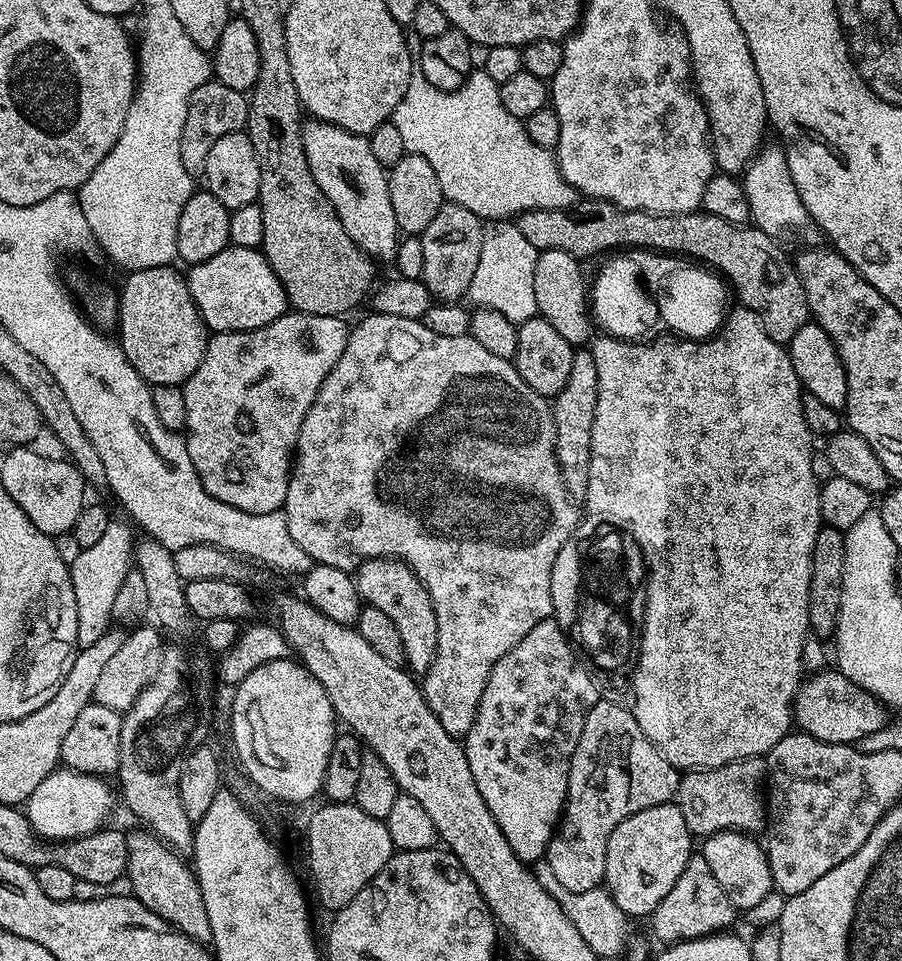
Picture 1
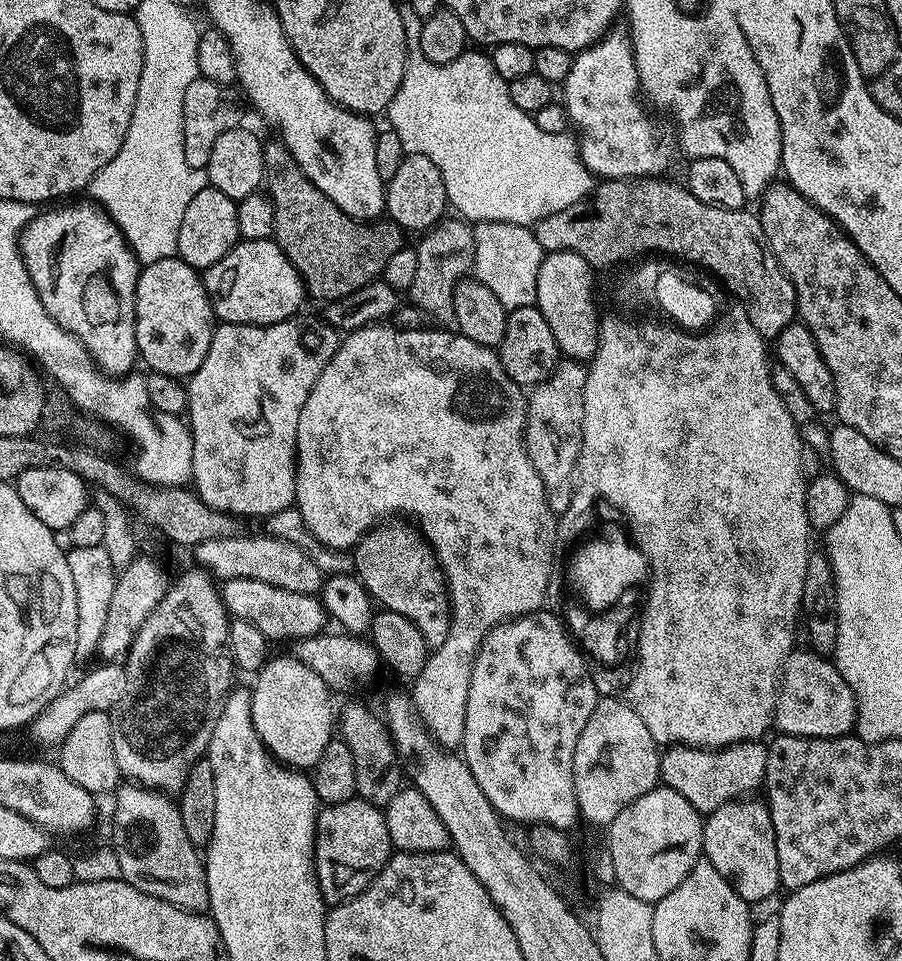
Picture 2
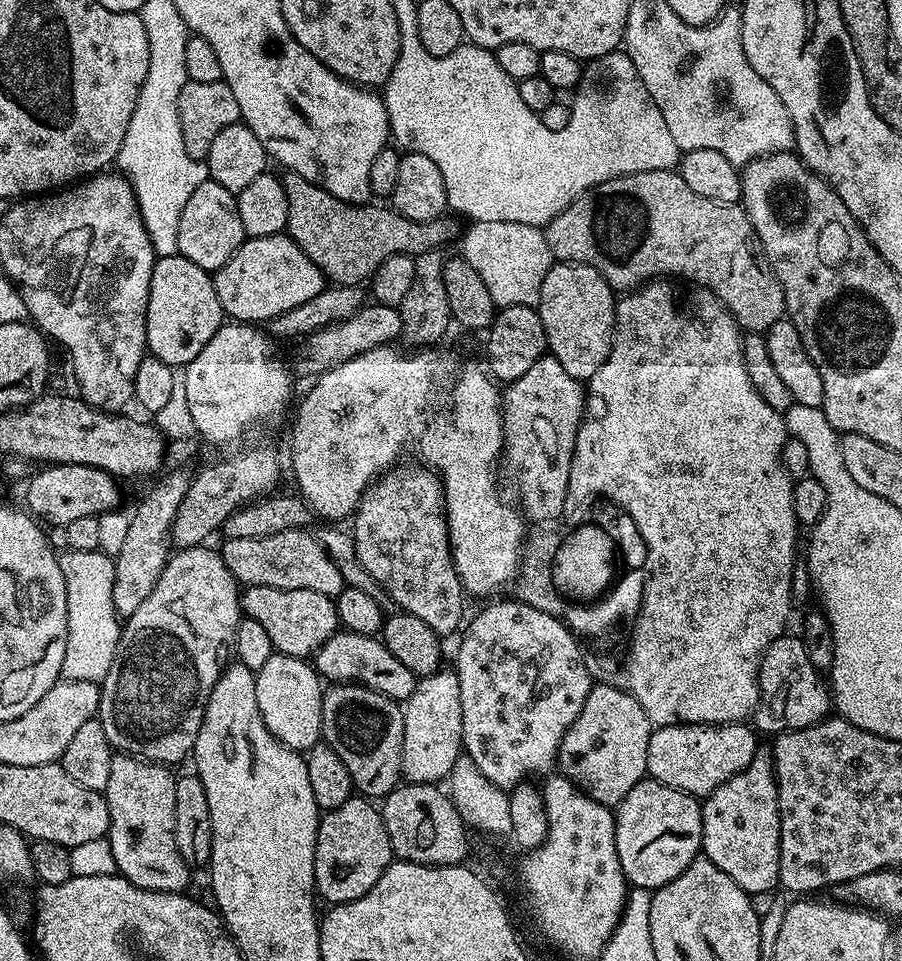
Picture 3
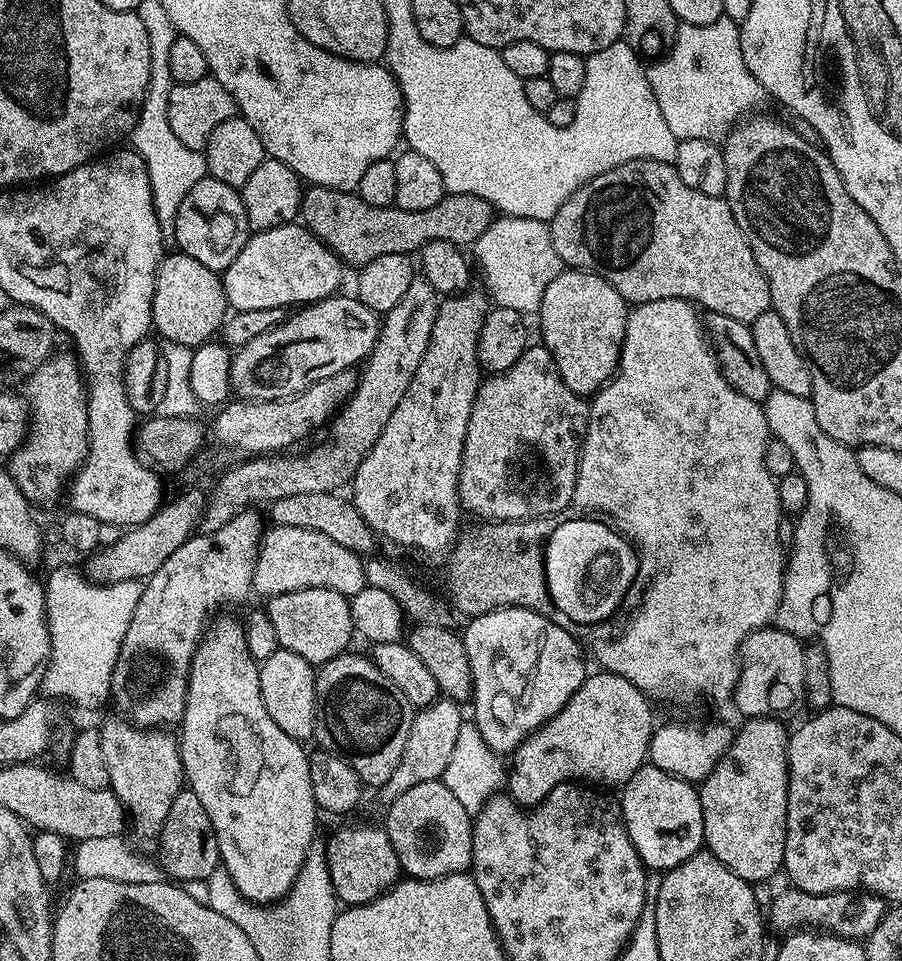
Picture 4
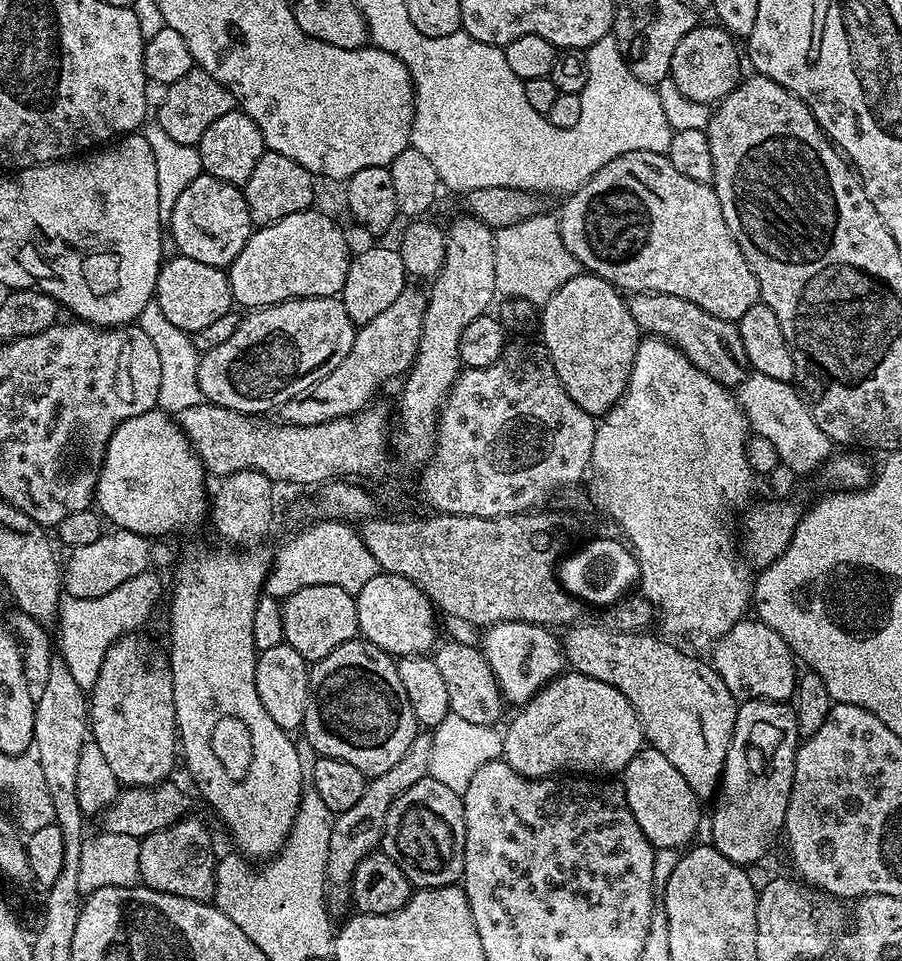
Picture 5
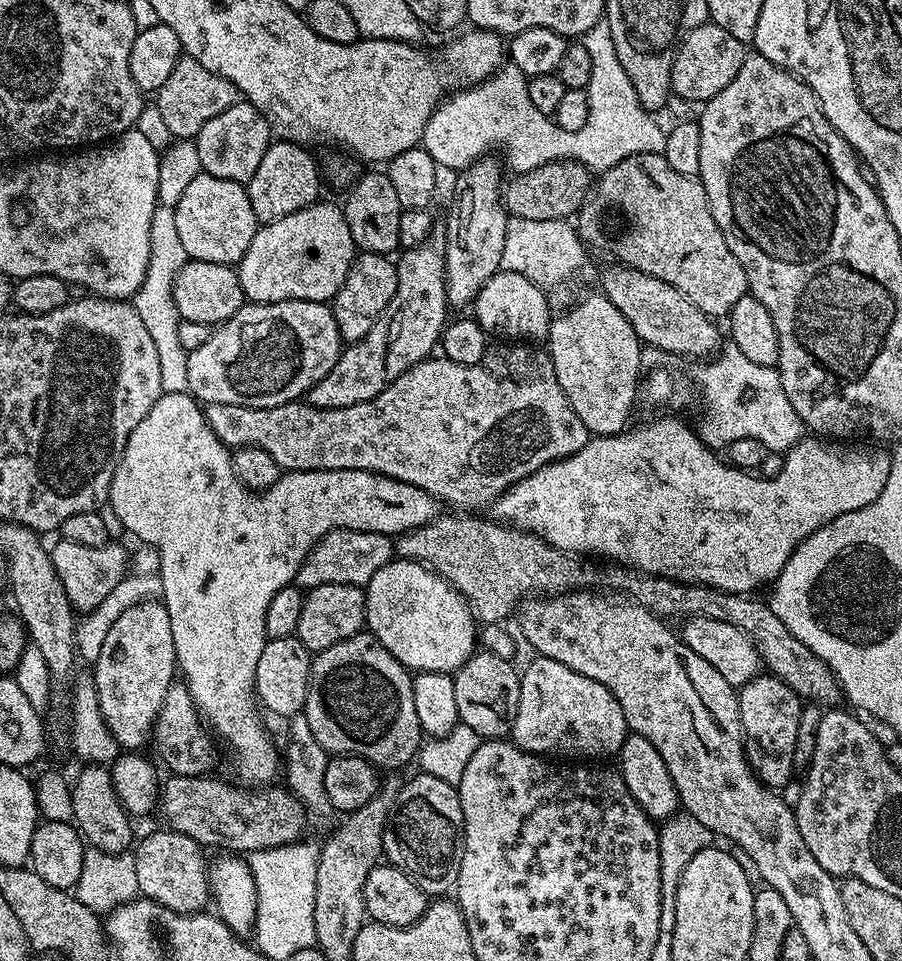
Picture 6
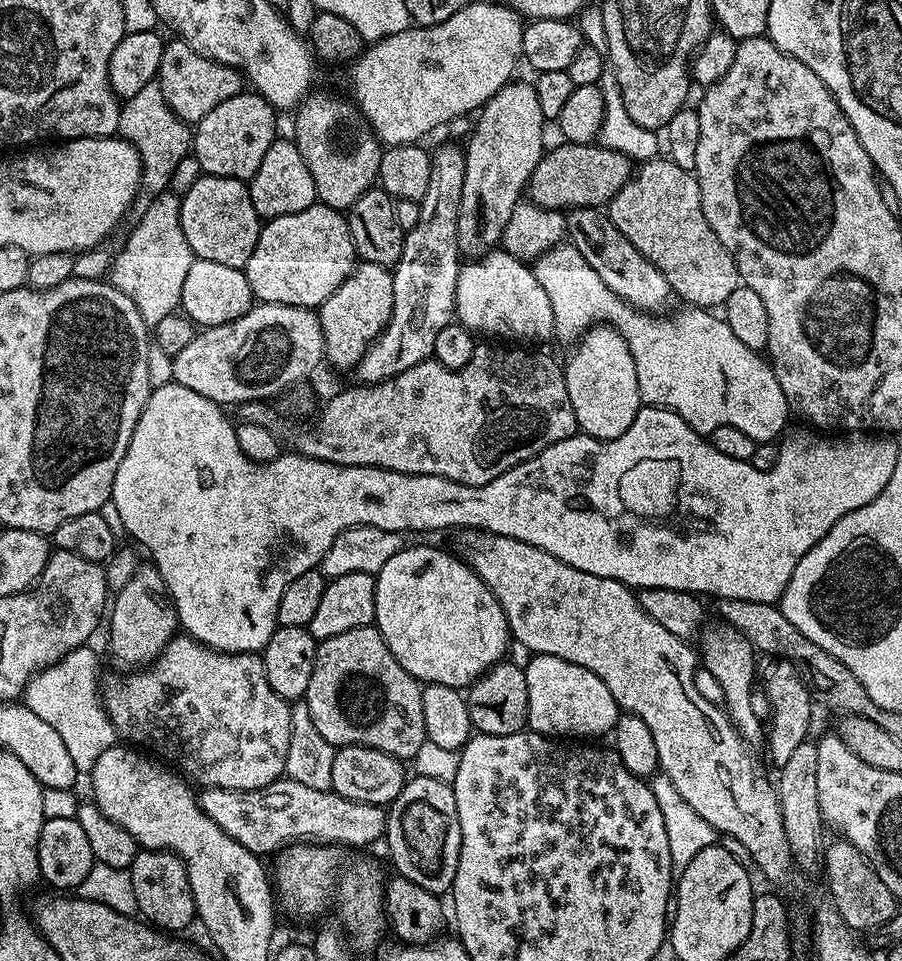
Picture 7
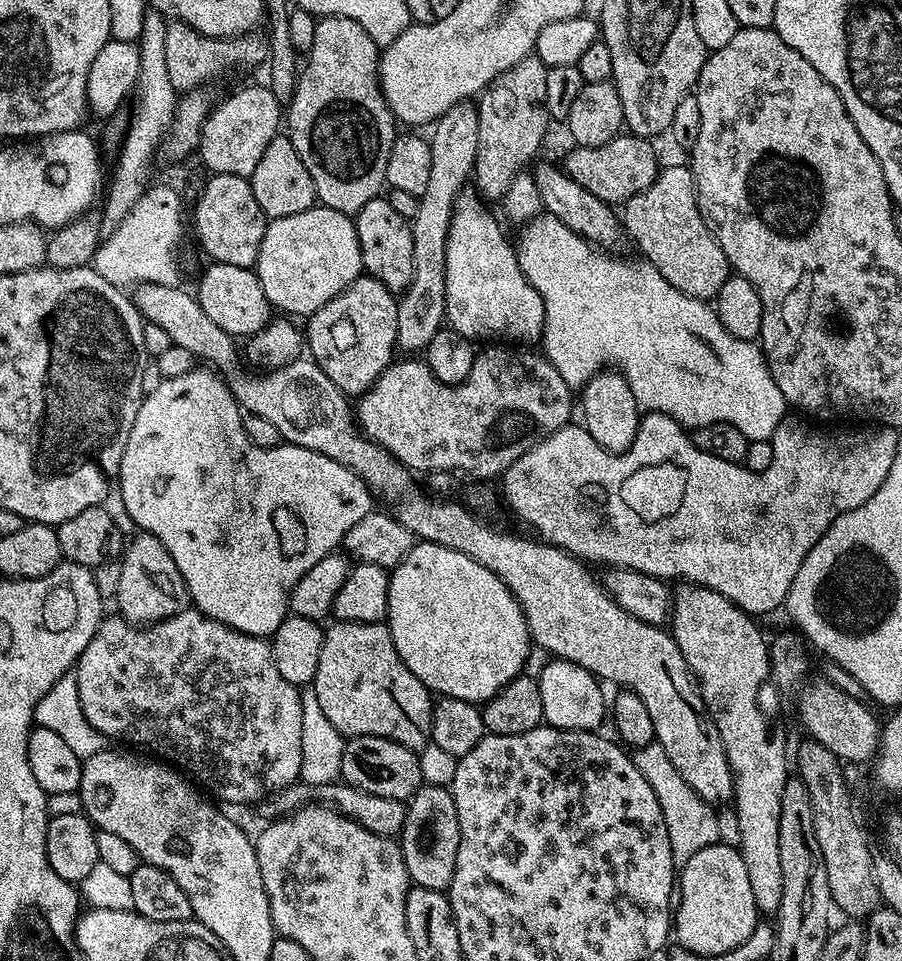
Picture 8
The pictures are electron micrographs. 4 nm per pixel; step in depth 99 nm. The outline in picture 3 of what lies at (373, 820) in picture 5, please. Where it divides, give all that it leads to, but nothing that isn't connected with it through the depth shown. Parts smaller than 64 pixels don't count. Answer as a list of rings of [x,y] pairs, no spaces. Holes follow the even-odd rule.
[[[441,670],[417,679],[414,694],[403,701],[404,717],[402,718],[402,762],[400,771],[403,779],[409,784],[439,785],[447,781],[448,776],[462,758],[464,739],[462,738],[462,694],[458,694],[458,678],[455,671]]]

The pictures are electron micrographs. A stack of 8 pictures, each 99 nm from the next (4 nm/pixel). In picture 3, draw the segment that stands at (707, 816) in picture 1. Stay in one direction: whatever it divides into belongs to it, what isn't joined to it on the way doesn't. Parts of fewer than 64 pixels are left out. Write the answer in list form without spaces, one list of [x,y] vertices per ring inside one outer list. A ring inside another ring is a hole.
[[[747,723],[739,724],[665,724],[653,727],[646,746],[647,775],[674,790],[703,798],[722,782],[737,776],[758,751],[757,733]]]

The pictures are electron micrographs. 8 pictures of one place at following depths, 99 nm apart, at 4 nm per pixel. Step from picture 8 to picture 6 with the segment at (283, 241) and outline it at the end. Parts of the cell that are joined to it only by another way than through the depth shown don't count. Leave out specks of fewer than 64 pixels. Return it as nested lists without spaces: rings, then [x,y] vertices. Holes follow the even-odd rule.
[[[324,203],[311,204],[309,208],[298,210],[298,214],[286,214],[286,218],[278,218],[278,222],[257,227],[254,242],[250,242],[250,250],[246,250],[238,265],[240,285],[251,303],[273,304],[283,300],[328,302],[338,294],[358,249],[352,241],[350,226],[346,226],[343,211],[337,205],[335,208]]]

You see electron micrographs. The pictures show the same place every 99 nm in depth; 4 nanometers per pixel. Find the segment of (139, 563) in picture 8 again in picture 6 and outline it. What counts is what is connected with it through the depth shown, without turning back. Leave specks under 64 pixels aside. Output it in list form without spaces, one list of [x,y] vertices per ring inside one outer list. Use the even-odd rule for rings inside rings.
[[[159,599],[143,600],[130,610],[122,610],[122,618],[110,626],[106,639],[102,642],[102,650],[94,662],[94,670],[90,675],[96,686],[98,706],[102,710],[102,718],[116,739],[117,745],[124,750],[140,750],[144,743],[149,743],[152,735],[152,725],[156,723],[162,710],[162,702],[166,694],[174,686],[178,676],[176,666],[176,651],[174,650],[174,634],[170,631],[170,614],[166,614],[166,606]]]

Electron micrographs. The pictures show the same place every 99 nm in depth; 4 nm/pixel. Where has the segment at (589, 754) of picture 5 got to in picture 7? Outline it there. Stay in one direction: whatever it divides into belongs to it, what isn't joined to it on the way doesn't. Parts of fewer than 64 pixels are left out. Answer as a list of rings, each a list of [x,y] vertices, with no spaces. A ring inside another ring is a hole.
[[[539,654],[533,655],[523,669],[528,695],[527,727],[531,731],[549,738],[568,738],[564,736],[604,736],[615,729],[622,709],[598,674],[574,666],[574,662]]]

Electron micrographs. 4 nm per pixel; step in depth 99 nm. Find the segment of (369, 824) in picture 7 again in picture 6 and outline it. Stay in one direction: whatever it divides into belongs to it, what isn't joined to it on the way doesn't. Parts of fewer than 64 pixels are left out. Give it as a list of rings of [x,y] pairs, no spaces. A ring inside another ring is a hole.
[[[169,775],[163,781],[158,797],[158,812],[164,815],[164,820],[173,832],[184,832],[194,842],[198,842],[205,849],[211,850],[221,844],[229,848],[232,854],[247,854],[258,850],[270,850],[274,846],[283,844],[295,844],[301,839],[304,827],[308,824],[310,813],[304,803],[297,798],[287,787],[280,786],[241,786],[235,782],[223,784],[215,780],[215,775],[203,776],[178,776]]]

